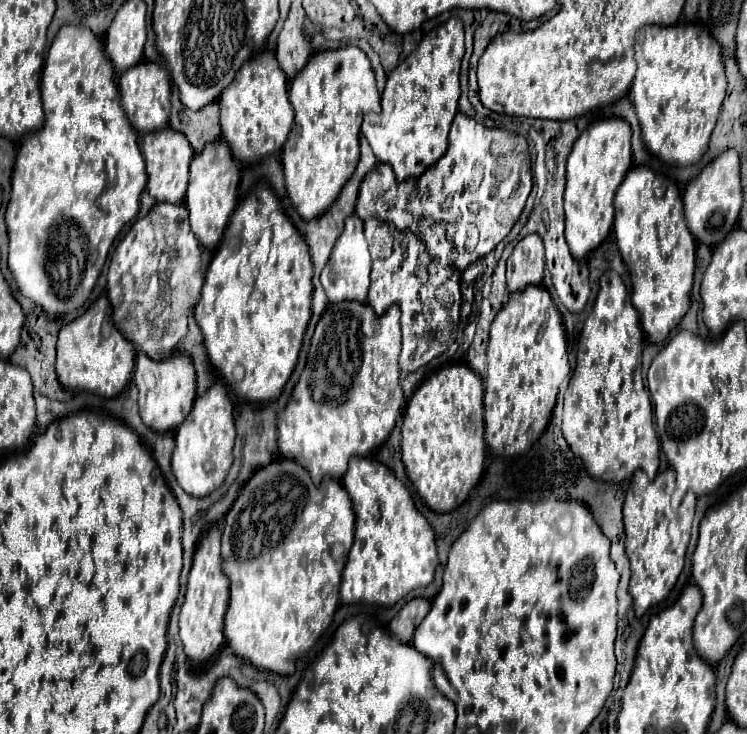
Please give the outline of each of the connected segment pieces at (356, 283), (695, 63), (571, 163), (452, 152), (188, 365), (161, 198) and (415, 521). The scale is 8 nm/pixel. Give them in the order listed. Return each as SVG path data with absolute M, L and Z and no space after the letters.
M350 216L346 220L344 232L336 240L332 248L332 256L328 258L328 264L322 270L322 286L326 290L326 296L330 302L340 302L340 300L356 300L356 302L366 302L368 294L368 284L370 284L370 252L368 244L364 240L364 230L362 230L362 220L358 216Z
M696 24L644 26L636 34L636 62L638 70L630 96L646 148L668 164L696 164L708 148L726 96L726 76L718 42L706 28Z
M606 118L590 124L576 140L568 158L568 182L564 194L566 212L566 242L576 260L584 260L612 228L614 222L614 194L632 166L630 152L630 124L622 118Z
M460 112L456 114L450 126L448 140L450 140L448 150L436 164L436 168L426 170L426 174L418 178L418 188L414 188L414 184L408 182L408 194L402 194L402 200L398 198L400 186L394 180L392 168L386 164L378 164L360 186L356 214L362 220L366 220L368 216L378 216L380 220L386 220L398 230L410 228L430 252L434 252L438 258L444 256L448 262L452 262L456 268L464 272L470 266L470 262L486 256L500 240L504 240L512 230L512 226L516 224L526 204L526 198L532 190L532 170L530 170L532 162L528 142L524 136L510 130L484 128L482 124Z
M138 354L134 384L138 388L140 418L148 424L148 428L154 428L154 432L176 430L188 416L196 398L196 372L188 356L174 354L164 362L156 362L144 354Z
M172 128L150 132L142 138L142 154L148 170L148 186L146 186L148 194L158 202L182 204L186 194L186 184L188 184L188 166L194 158L192 146L188 144L188 140L184 140L184 134Z
M352 458L344 486L356 512L356 538L342 574L340 600L344 604L372 602L394 606L410 590L434 580L438 552L428 520L416 510L406 486L378 460Z

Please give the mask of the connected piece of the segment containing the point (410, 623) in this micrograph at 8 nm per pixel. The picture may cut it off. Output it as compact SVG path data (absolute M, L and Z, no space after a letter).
M414 598L408 604L404 604L404 608L392 618L390 622L390 632L402 640L402 642L410 642L410 638L414 636L416 628L420 626L420 622L424 620L424 616L430 612L430 600L424 598Z

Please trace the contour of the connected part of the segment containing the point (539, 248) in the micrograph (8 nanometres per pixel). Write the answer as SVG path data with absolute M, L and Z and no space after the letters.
M538 234L524 236L508 258L506 282L510 292L522 292L530 284L540 284L544 274L544 246Z

